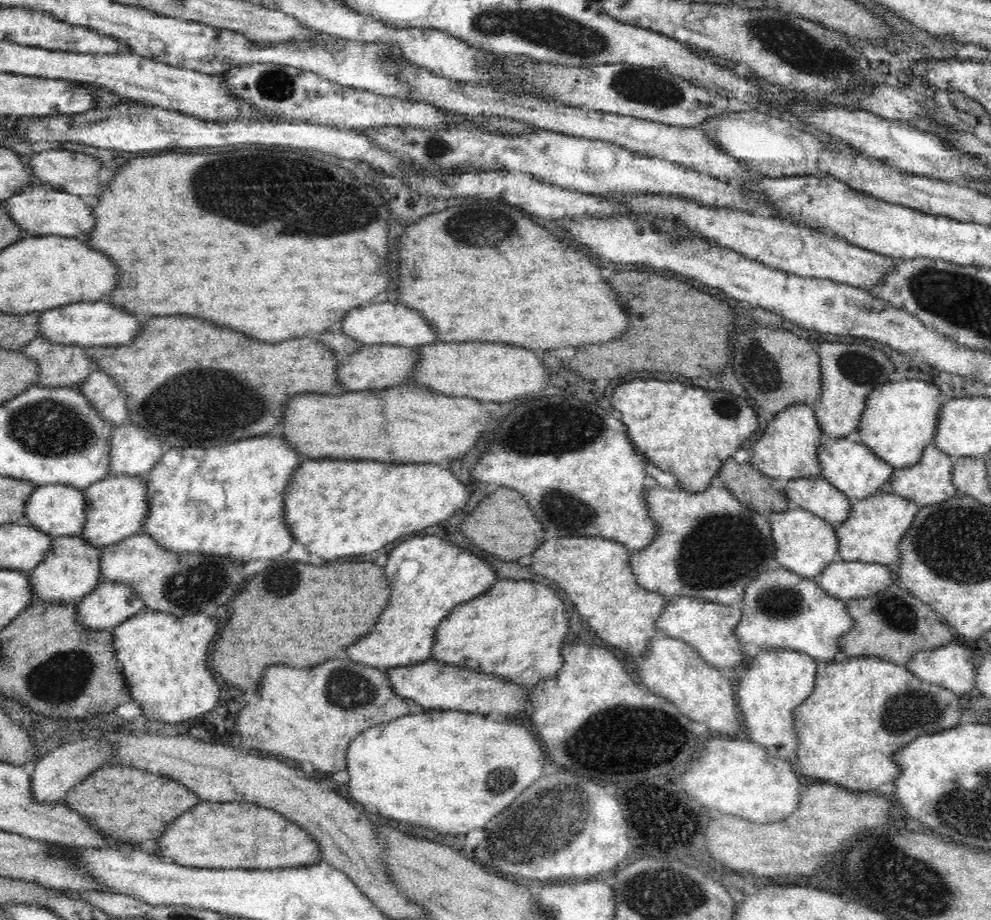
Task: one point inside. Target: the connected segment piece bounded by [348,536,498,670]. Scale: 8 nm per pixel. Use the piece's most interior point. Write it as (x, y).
(430, 576)

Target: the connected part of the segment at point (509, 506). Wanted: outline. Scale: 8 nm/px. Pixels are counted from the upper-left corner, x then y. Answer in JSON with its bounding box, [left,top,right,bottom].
[462,490,544,562]

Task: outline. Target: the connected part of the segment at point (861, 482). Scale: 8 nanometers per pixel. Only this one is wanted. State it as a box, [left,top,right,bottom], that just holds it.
[818,435,894,504]

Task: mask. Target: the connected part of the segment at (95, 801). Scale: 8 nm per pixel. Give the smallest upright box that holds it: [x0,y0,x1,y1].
[63,764,200,847]

